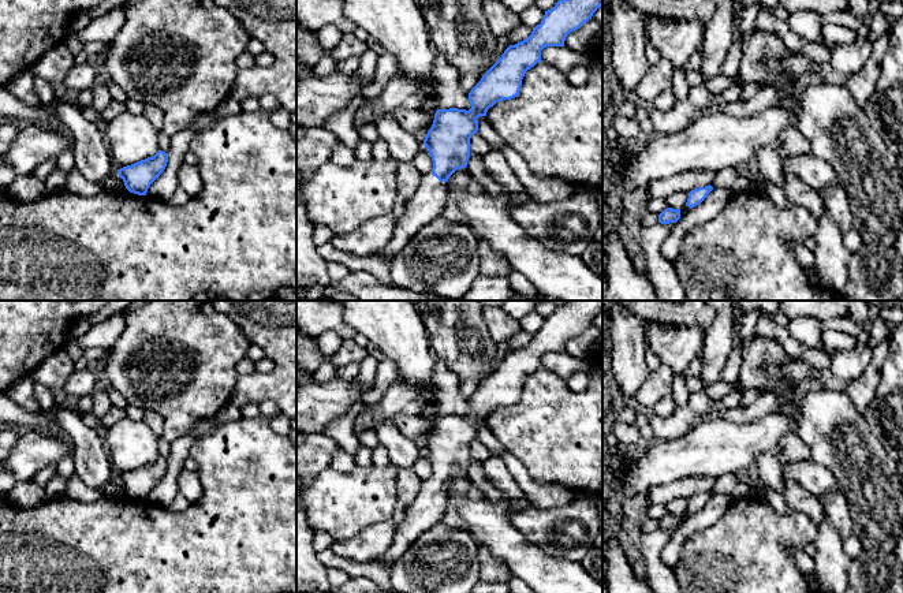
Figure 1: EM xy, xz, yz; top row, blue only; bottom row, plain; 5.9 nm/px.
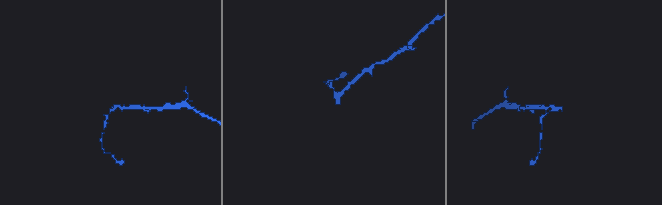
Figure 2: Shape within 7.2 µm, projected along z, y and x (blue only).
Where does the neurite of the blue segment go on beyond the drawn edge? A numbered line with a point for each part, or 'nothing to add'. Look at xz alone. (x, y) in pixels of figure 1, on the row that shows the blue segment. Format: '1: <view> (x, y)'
1: xz (429, 201)

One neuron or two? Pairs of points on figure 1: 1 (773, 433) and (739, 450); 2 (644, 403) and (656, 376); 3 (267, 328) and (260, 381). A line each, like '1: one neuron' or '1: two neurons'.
1: one neuron
2: one neuron
3: one neuron

